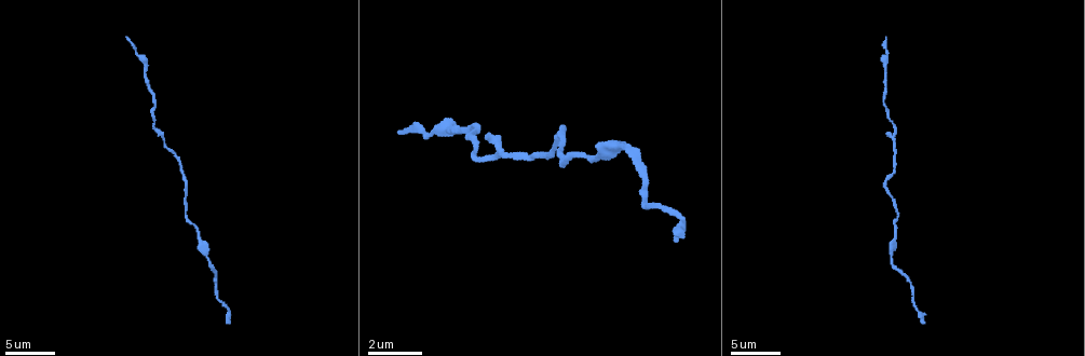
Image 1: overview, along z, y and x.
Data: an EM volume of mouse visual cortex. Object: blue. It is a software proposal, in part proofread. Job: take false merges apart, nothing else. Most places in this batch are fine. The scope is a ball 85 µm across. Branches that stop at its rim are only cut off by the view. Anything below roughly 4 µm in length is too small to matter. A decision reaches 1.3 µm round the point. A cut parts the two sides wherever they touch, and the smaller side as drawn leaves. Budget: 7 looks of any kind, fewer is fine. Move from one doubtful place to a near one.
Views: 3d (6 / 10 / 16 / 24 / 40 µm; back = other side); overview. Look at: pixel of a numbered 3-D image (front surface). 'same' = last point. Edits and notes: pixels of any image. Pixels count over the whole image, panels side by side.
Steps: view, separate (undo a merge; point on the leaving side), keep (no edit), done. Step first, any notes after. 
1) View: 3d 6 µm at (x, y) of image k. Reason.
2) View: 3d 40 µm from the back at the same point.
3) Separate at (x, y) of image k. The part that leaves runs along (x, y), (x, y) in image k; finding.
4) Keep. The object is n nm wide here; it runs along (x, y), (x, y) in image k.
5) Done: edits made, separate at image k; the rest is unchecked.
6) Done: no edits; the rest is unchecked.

View: 3d 6 µm at (224, 306) of image 1. Sudden change in width.

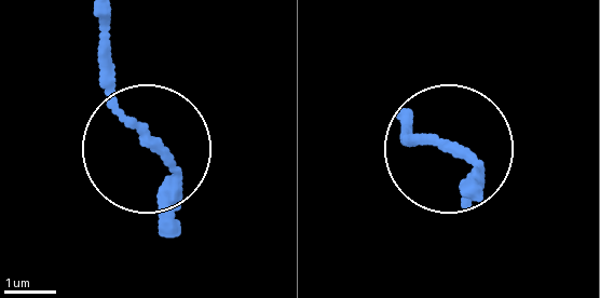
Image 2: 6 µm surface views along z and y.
Keep. It runs along (105, 18), (109, 96), (165, 160), (178, 233) in image 2; all the same cell.

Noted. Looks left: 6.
View: 3d 16 µm at (204, 255) of image 1. Thick turns thin.

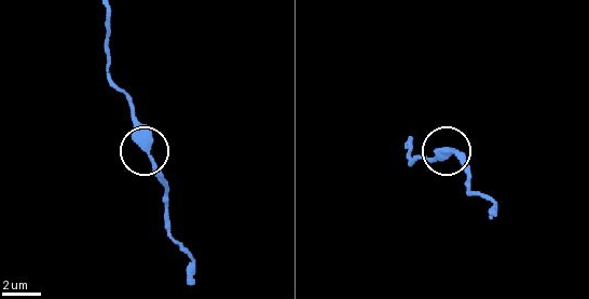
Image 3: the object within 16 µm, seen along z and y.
View: 3d 6 µm at (445, 151) of image 3. Closer look.

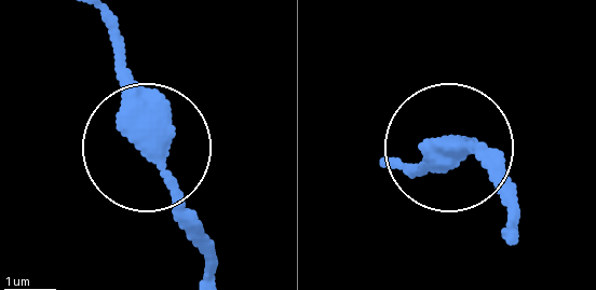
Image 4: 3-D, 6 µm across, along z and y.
Keep. It runs along (405, 162), (474, 149), (508, 183) in image 4; one cell here.

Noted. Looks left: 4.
View: 3d 10 µm at (894, 125) of image 1. Narrows sharply.

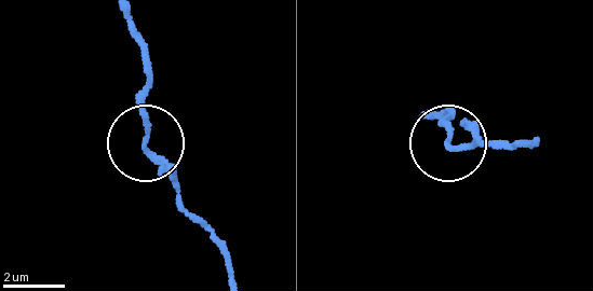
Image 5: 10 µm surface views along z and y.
View: 3d 10 µm from the back at (147, 134) of image 5.

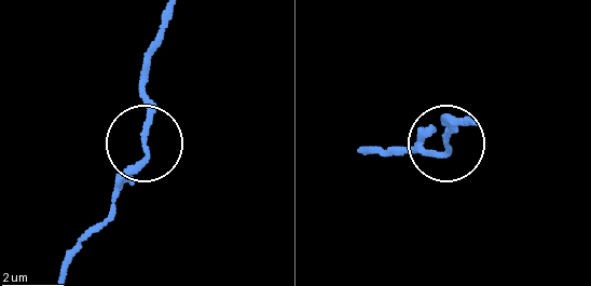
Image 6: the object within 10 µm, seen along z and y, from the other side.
Keep. The object is 150 nm wide here; it runs along (60, 275), (143, 152), (146, 77) in image 6; all the same cell.

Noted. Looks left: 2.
View: 3d 6 µm at (185, 183) of image 1.

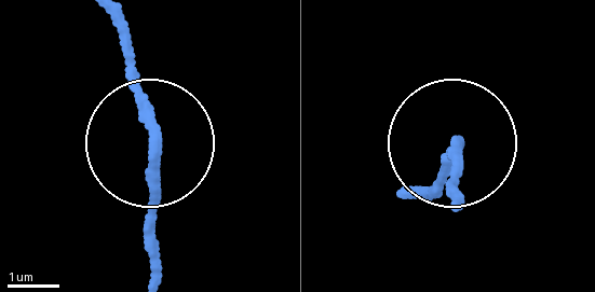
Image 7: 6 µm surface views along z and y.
Keep. It runs along (156, 140), (156, 248) in image 7; one cell here.

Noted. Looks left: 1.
Done: no edits; the rest is unchecked.

